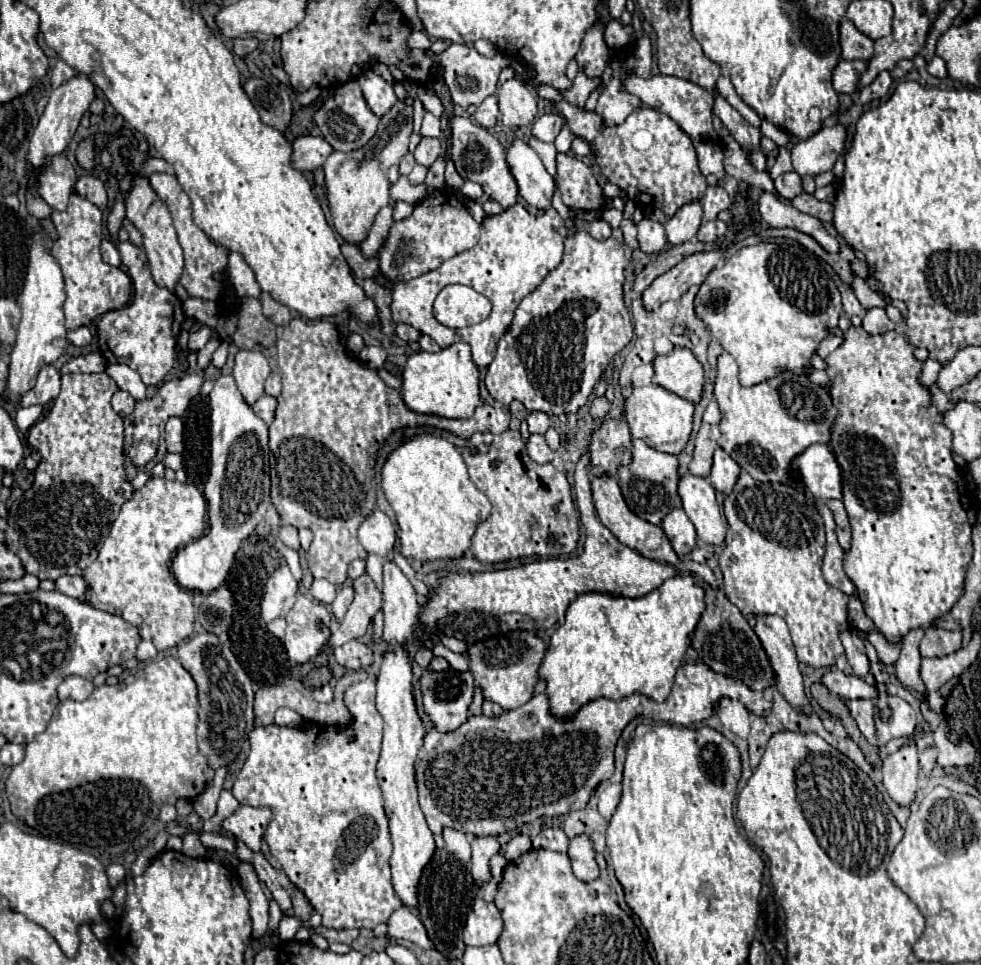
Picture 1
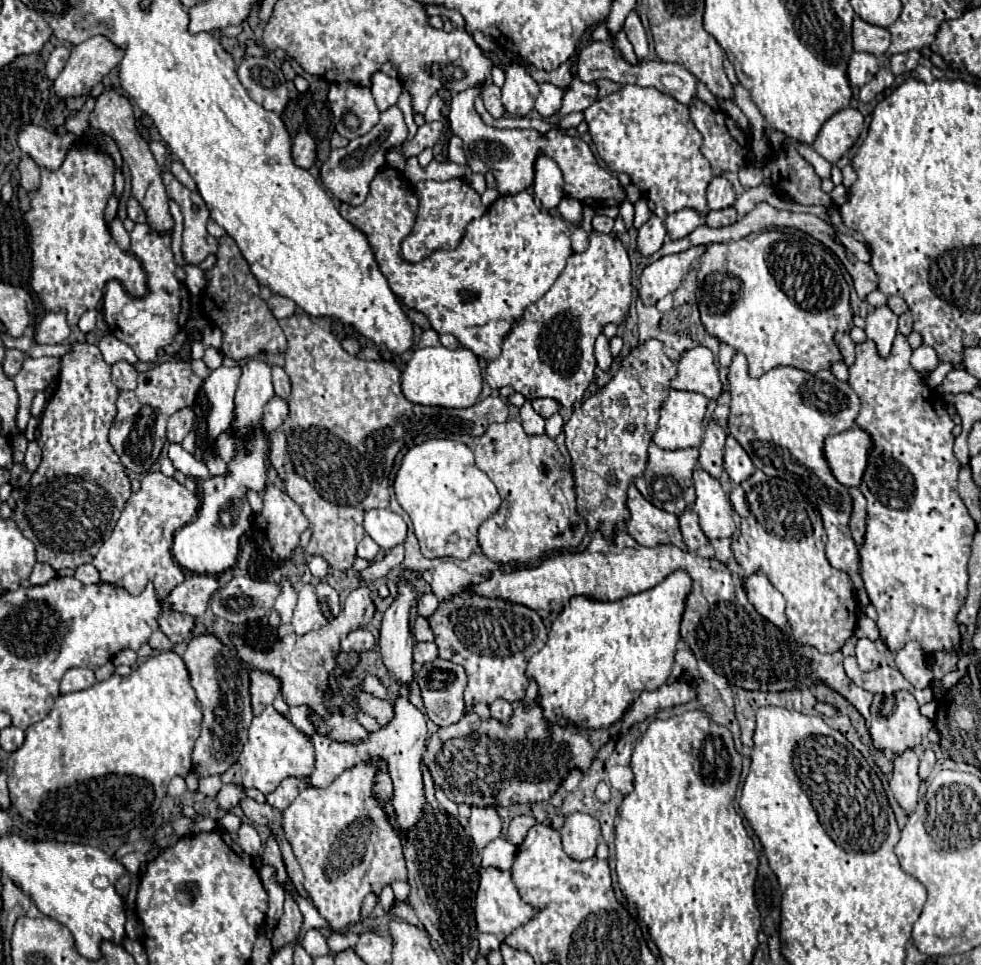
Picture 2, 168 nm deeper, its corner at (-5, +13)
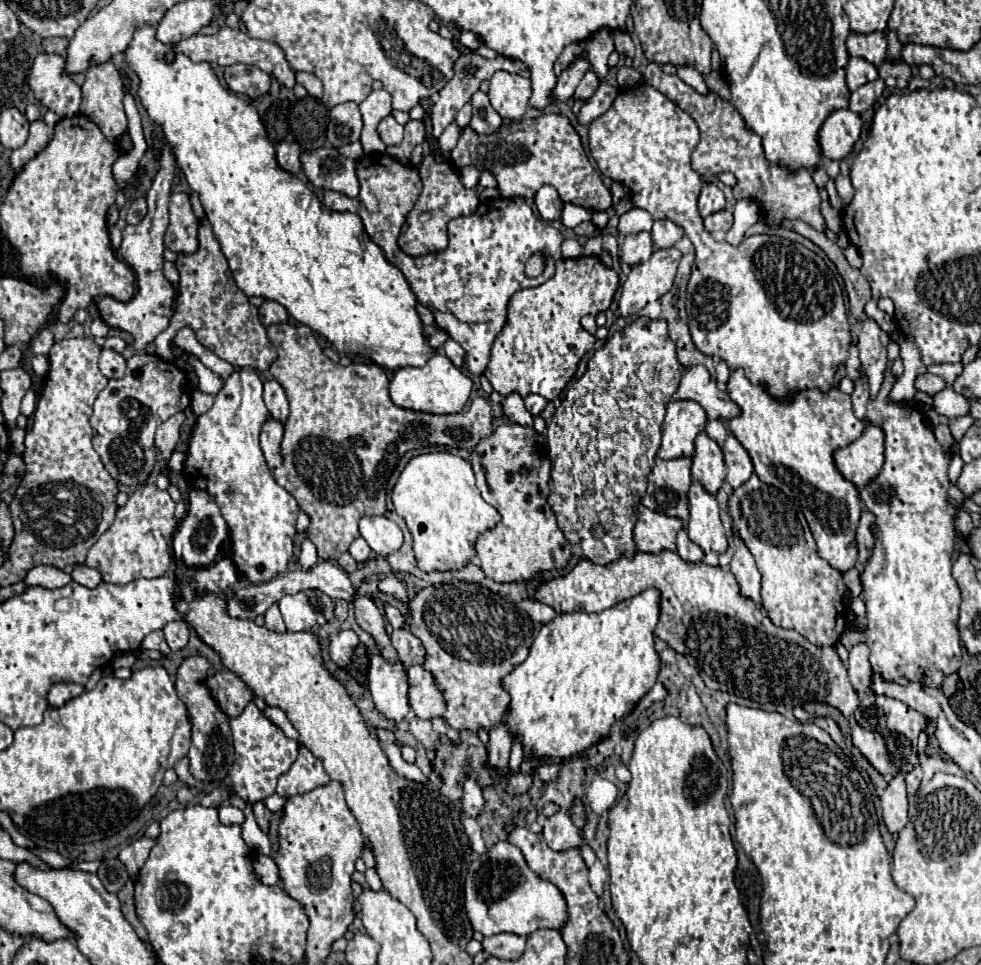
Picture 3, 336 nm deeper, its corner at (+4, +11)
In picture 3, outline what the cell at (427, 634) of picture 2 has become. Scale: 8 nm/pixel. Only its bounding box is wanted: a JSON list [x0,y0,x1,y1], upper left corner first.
[384,605,404,629]

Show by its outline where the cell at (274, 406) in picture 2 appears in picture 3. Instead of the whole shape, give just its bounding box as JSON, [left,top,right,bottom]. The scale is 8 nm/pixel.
[260,419,284,469]

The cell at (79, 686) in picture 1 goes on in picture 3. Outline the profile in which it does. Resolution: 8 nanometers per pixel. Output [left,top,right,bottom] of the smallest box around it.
[48,683,84,707]

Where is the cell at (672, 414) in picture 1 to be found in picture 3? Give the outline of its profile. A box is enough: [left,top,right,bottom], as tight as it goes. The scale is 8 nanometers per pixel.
[660,401,708,459]

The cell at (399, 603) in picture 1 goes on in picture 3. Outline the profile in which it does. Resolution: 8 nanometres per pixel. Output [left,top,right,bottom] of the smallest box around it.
[368,657,410,723]

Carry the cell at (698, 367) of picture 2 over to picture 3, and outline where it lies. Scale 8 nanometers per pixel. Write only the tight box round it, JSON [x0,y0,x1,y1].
[672,365,740,421]

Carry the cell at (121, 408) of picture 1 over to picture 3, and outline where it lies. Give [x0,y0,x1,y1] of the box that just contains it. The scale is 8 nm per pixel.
[100,347,126,379]

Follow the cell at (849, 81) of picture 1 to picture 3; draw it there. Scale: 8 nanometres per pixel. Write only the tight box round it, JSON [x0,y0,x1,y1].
[846,57,878,91]

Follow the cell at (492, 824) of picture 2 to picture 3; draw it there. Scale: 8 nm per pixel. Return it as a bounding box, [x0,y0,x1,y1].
[462,777,484,817]

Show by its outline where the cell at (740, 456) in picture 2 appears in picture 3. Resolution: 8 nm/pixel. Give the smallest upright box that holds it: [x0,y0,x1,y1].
[724,433,754,489]

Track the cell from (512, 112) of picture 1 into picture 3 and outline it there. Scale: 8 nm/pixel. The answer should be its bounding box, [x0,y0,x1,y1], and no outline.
[490,71,530,119]

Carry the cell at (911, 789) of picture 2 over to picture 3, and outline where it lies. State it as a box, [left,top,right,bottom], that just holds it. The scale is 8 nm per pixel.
[880,777,908,837]

